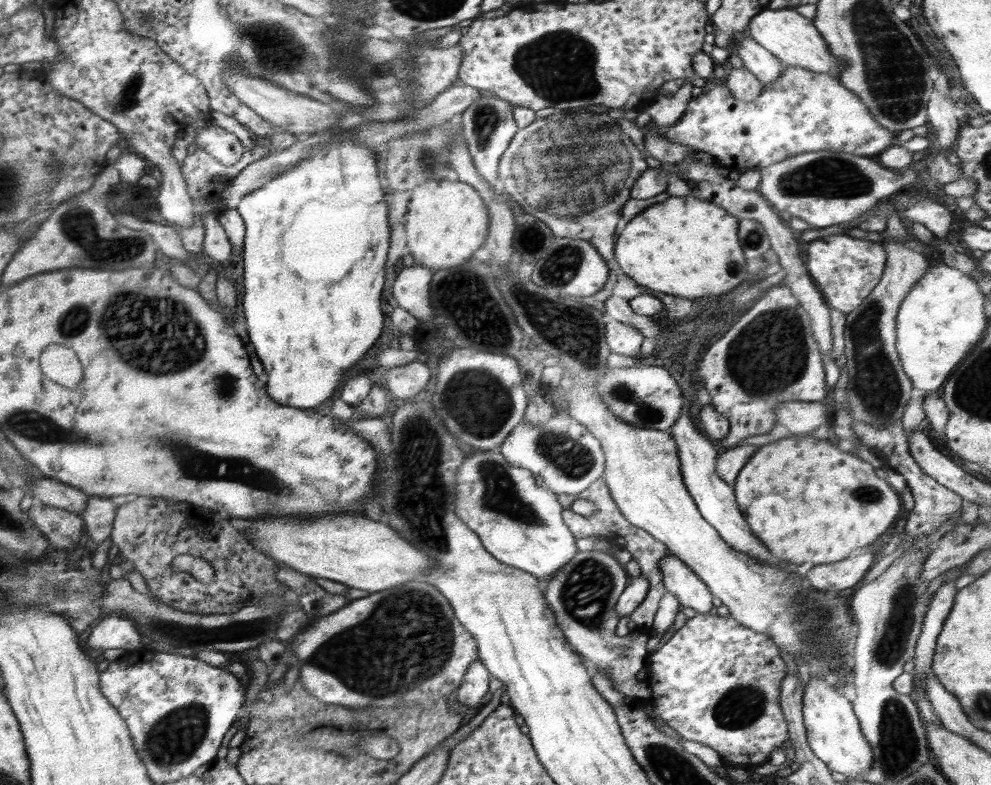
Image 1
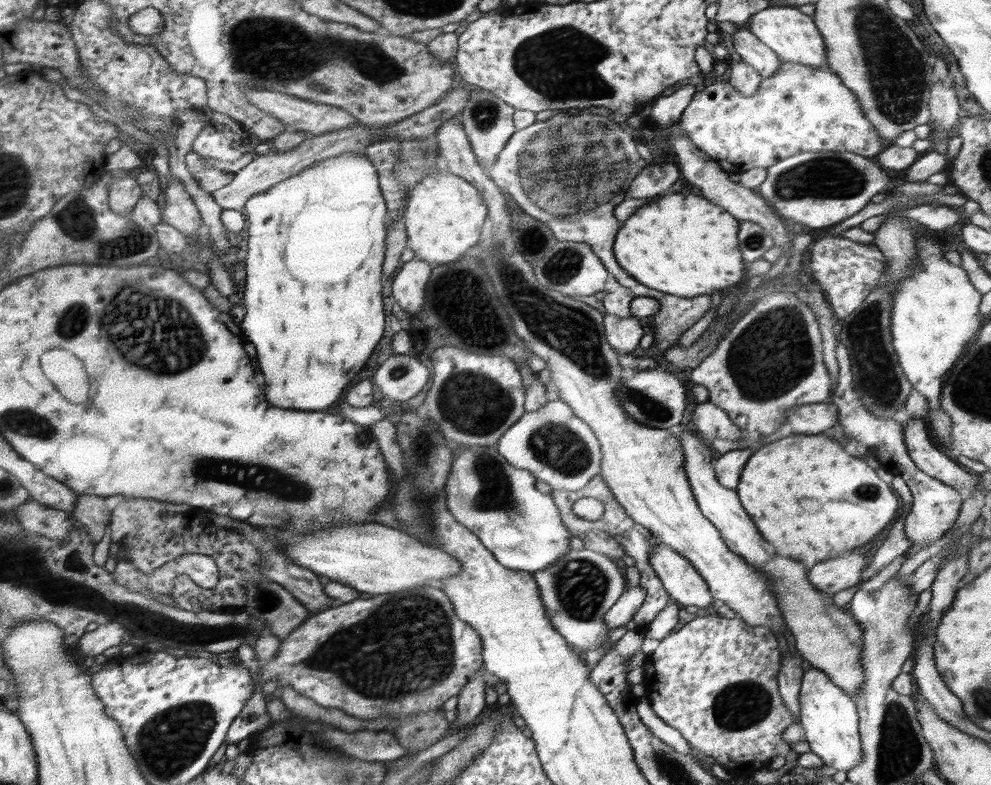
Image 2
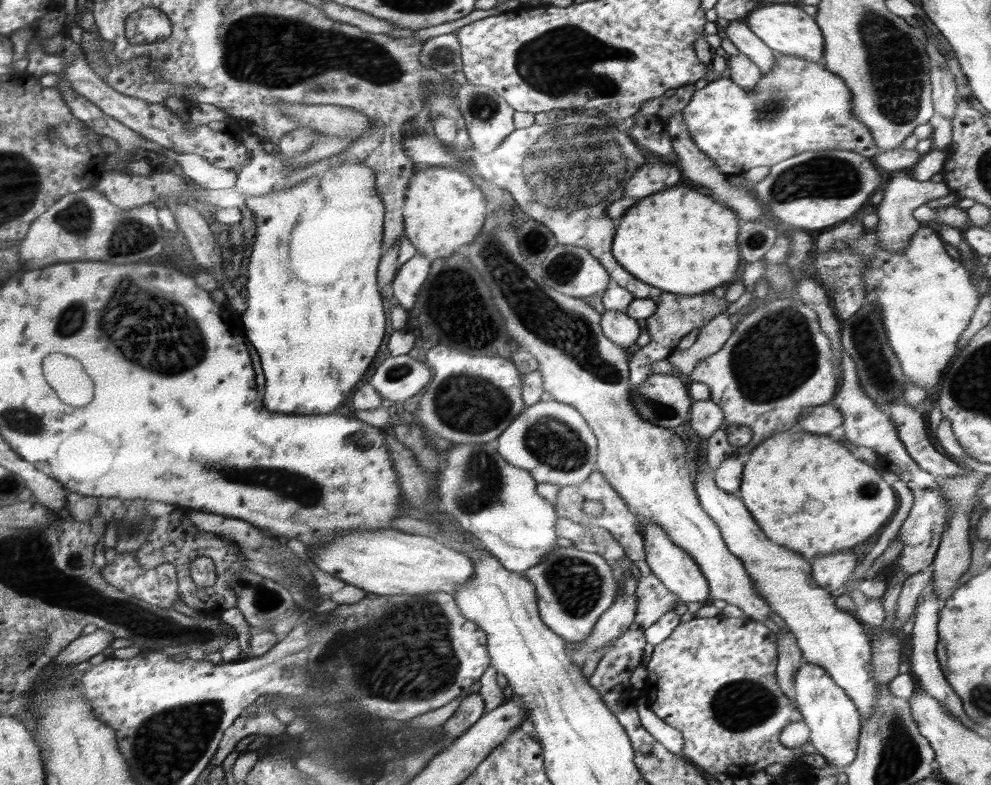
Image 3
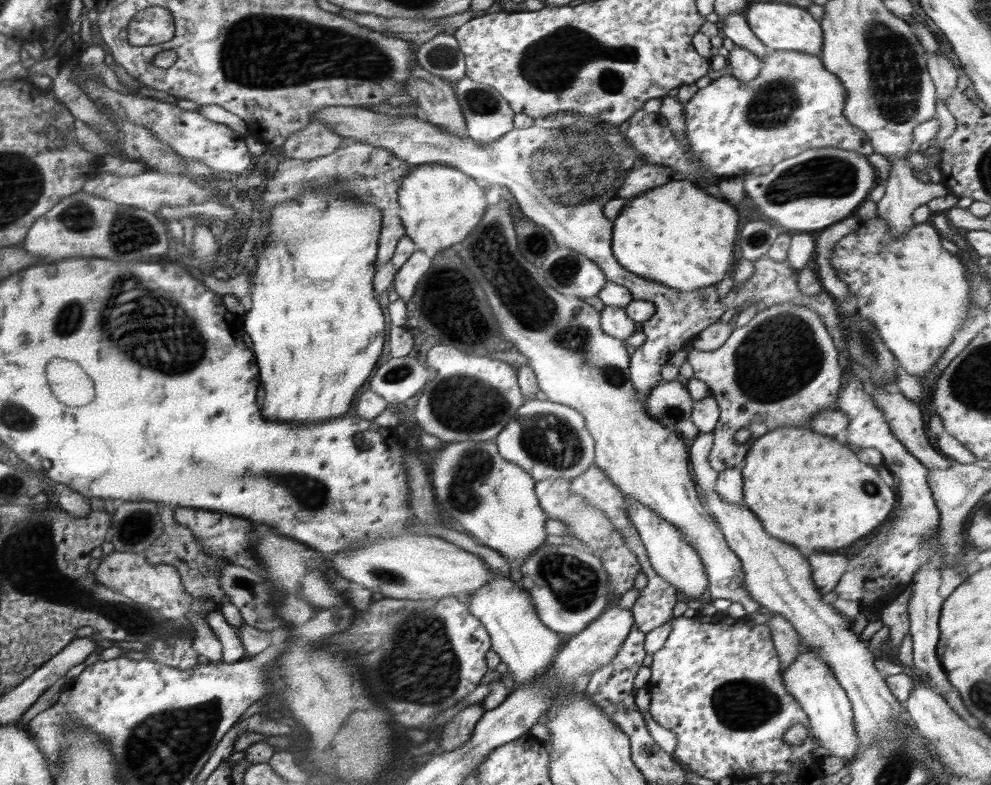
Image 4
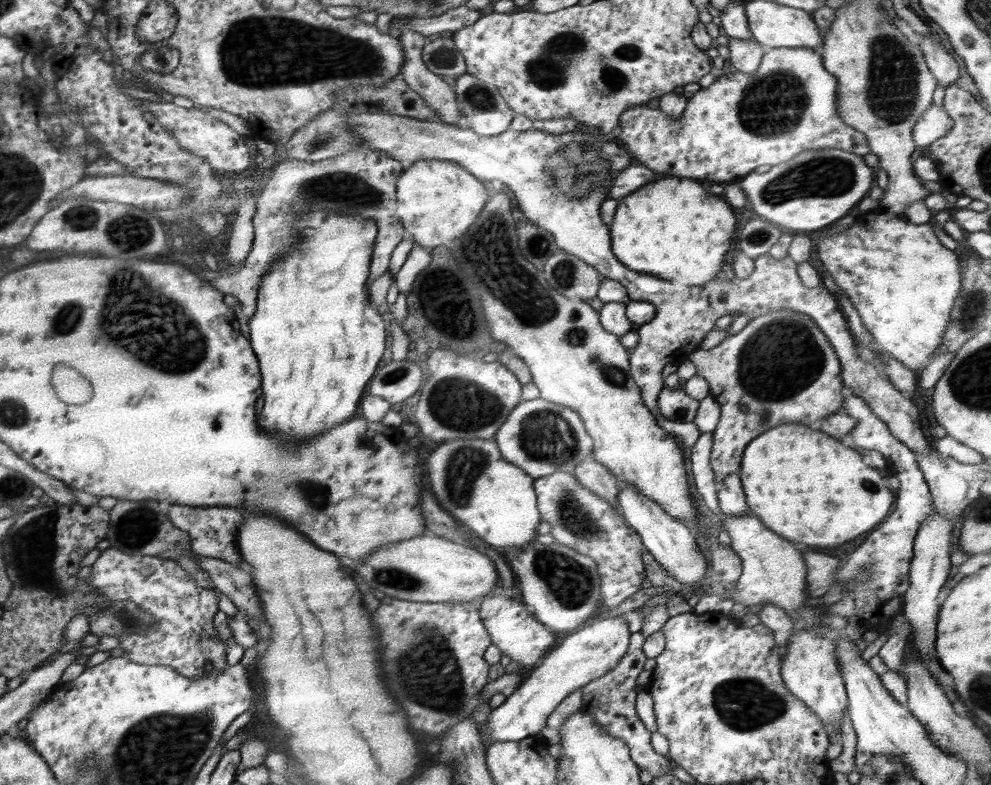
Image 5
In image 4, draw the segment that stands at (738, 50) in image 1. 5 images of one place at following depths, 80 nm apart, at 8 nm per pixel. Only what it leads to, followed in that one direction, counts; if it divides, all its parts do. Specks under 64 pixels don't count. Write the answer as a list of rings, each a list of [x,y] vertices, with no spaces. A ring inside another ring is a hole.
[[[744,12],[726,15],[723,21],[722,32],[735,45],[754,51],[754,54],[757,54],[760,60],[770,52],[767,46],[762,44],[760,39],[750,30]]]

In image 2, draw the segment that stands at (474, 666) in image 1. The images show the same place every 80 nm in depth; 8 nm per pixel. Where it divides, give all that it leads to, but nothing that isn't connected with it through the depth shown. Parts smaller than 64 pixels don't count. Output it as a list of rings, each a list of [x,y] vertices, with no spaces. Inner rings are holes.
[[[478,671],[472,675],[470,683],[467,683],[458,694],[457,716],[453,722],[460,729],[477,720],[477,716],[485,709],[486,672]]]

